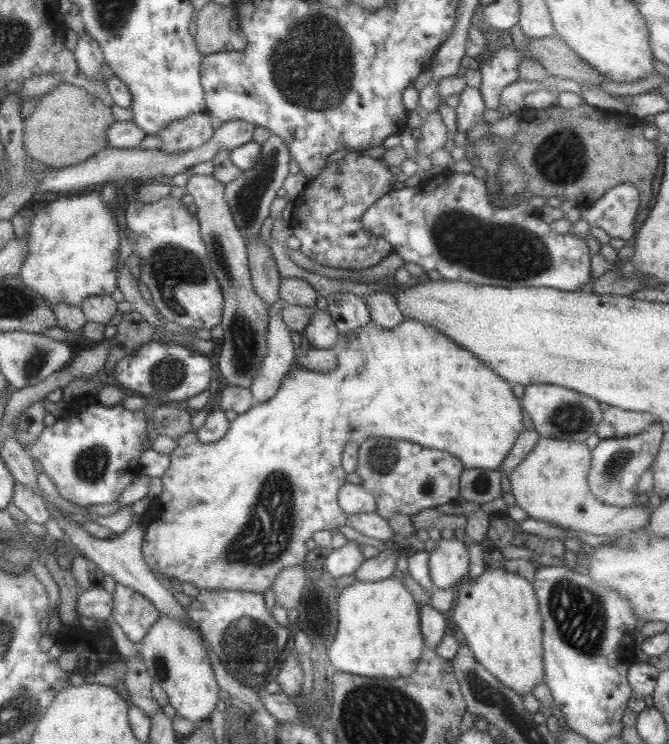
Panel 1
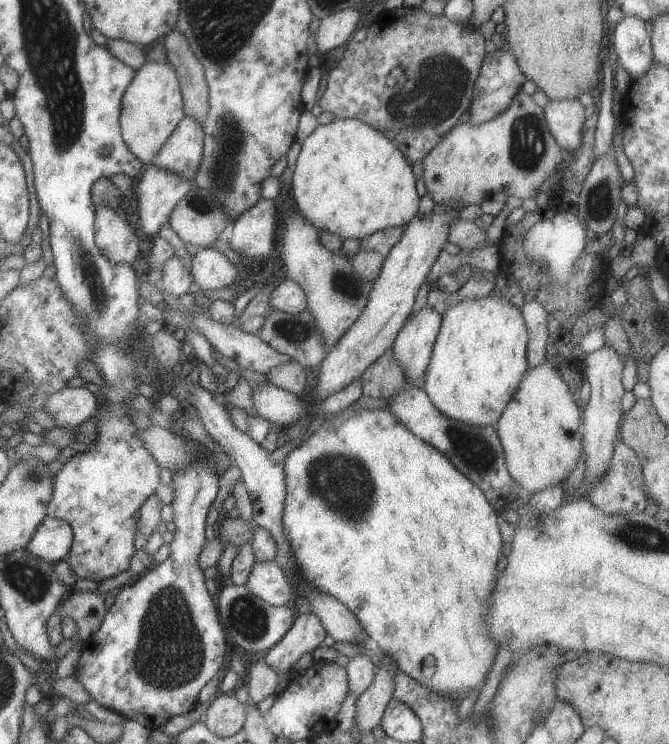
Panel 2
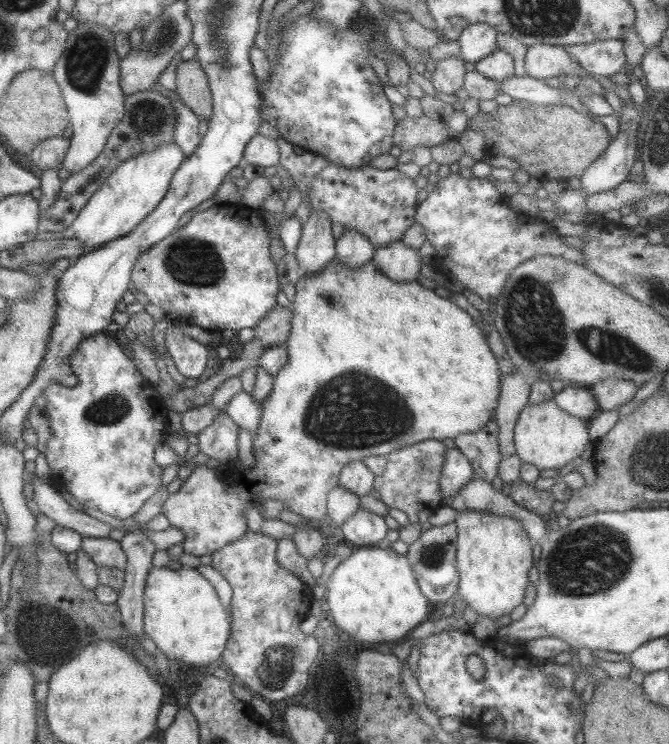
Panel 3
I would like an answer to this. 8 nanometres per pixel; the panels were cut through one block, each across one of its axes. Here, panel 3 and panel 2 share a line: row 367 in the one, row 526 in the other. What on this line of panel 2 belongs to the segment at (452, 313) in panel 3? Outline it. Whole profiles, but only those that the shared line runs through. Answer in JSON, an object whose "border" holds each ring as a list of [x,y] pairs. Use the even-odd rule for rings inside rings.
{"border":[[[347,407],[337,414],[325,416],[323,424],[319,424],[311,436],[307,436],[287,454],[284,478],[286,498],[282,526],[302,581],[342,603],[355,616],[367,638],[377,643],[380,653],[395,661],[398,671],[407,674],[418,684],[457,702],[463,699],[460,697],[461,692],[479,690],[490,672],[497,651],[497,644],[486,634],[485,618],[487,596],[491,595],[495,580],[500,574],[495,566],[502,556],[501,536],[497,526],[499,517],[483,492],[459,473],[439,450],[414,436],[387,409],[353,410]],[[329,506],[343,506],[343,516]]]}

